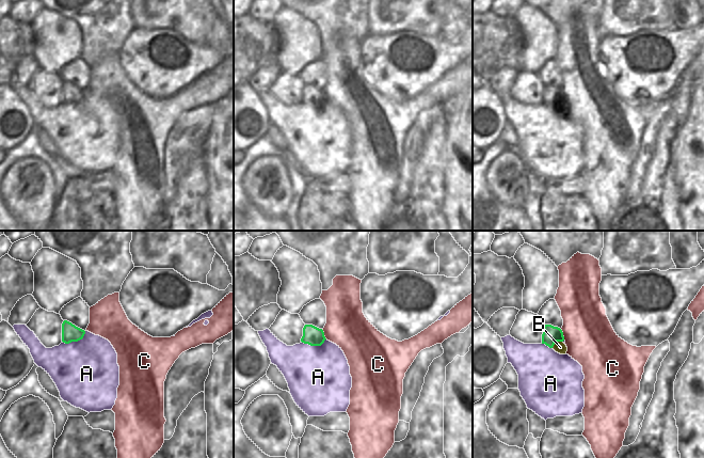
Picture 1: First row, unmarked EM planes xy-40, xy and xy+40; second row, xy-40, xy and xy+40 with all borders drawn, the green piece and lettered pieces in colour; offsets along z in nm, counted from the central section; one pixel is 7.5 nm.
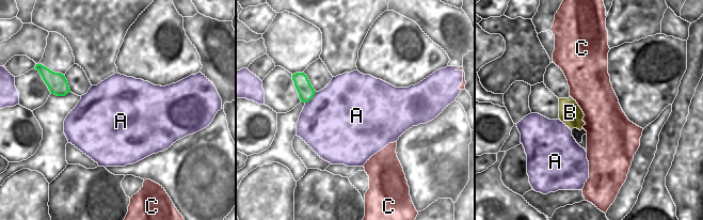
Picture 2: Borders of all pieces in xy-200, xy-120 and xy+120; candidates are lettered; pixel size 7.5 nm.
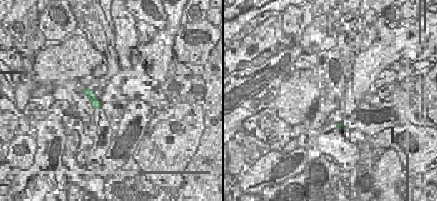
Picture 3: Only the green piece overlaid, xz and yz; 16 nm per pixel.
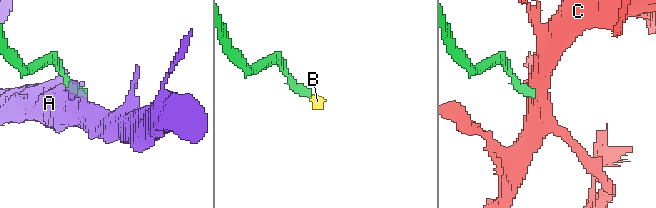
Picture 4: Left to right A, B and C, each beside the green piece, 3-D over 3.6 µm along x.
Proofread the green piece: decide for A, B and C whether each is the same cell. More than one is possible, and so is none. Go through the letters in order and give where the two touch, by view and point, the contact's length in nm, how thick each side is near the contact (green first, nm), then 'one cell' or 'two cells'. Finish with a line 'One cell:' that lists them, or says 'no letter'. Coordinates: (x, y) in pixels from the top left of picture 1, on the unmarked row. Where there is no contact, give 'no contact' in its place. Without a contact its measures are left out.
A: meets green in xy-40 at (75, 101); contact 200 nm long; 130 nm thick on the green side, 480 nm on the other; two cells
B: meets green in xy+40 at (556, 101); contact 100 nm long; 130 nm thick on the green side, 90 nm on the other; one cell
C: meets green in xy+40 at (562, 95); contact 90 nm long; 130 nm thick on the green side, 380 nm on the other; two cells
One cell: B

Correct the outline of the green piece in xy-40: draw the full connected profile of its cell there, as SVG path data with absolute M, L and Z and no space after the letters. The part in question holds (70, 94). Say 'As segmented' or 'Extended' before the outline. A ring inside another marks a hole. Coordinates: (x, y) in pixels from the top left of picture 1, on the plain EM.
As segmented. M64 81L62 84L62 102L69 105L83 99L85 92L76 88L71 83Z

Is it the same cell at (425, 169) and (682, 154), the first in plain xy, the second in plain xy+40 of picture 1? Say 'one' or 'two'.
two

